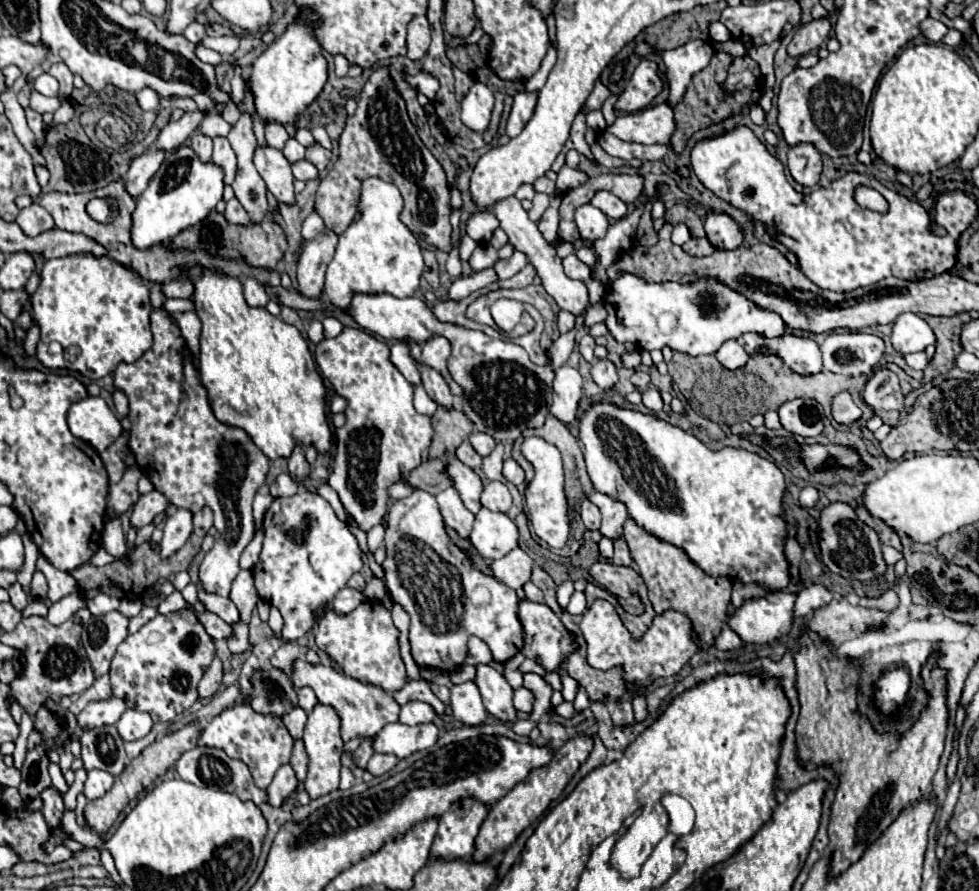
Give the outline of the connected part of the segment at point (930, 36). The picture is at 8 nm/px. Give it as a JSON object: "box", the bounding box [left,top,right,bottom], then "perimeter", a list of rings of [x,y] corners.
{"box":[920,17,948,43],"perimeter":[[[926,17],[926,19],[920,23],[920,31],[922,31],[922,35],[924,35],[928,41],[940,43],[942,37],[948,33],[948,27],[946,27],[944,23],[932,19],[932,17]]]}

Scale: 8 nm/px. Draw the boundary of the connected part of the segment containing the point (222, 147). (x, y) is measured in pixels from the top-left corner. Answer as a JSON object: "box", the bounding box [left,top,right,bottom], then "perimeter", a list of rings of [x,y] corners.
{"box":[212,137,236,183],"perimeter":[[[214,137],[214,155],[212,161],[220,167],[224,167],[224,183],[232,183],[236,175],[236,153],[232,151],[232,145],[226,137]]]}

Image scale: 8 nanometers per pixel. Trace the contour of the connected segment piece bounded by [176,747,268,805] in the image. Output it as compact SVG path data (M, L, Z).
M196 747L196 749L190 749L190 751L182 753L182 757L178 759L176 771L178 771L178 775L180 775L184 781L194 783L194 785L198 785L198 787L206 785L206 787L214 787L214 789L220 789L220 791L236 793L240 799L250 799L250 801L254 801L256 805L268 803L266 791L264 791L264 789L258 789L258 787L254 785L248 767L246 767L240 759L228 757L222 749L212 749L212 747Z

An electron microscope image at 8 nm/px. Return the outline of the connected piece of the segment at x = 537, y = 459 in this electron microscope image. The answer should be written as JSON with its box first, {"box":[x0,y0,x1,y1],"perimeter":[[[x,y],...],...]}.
{"box":[520,437,566,547],"perimeter":[[[526,437],[520,451],[532,463],[535,470],[534,481],[526,487],[526,503],[528,503],[534,533],[550,547],[564,547],[566,511],[564,511],[564,473],[562,473],[561,454],[554,445],[540,437]]]}

